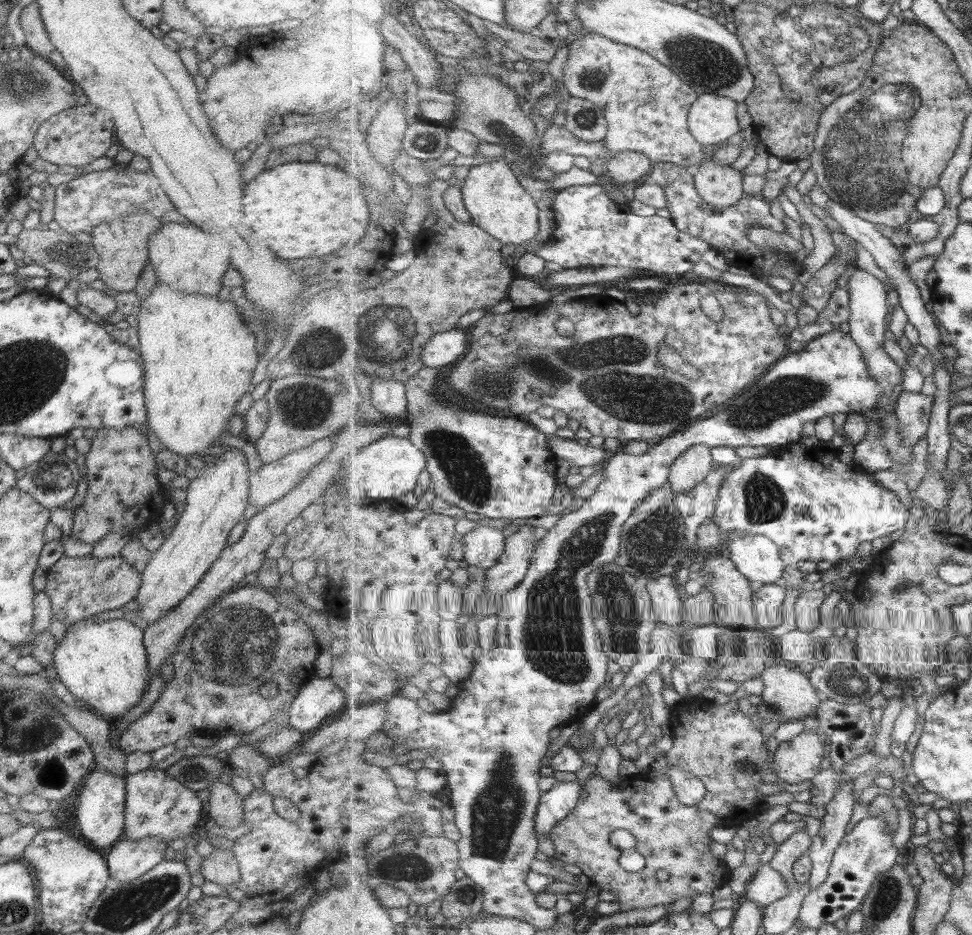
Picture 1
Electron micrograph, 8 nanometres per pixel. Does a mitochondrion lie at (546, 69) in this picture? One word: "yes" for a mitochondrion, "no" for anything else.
no

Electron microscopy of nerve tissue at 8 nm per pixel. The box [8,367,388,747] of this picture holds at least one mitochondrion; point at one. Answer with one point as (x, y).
(237, 645)

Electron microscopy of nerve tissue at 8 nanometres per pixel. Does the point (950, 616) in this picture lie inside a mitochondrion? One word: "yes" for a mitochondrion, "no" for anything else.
no

